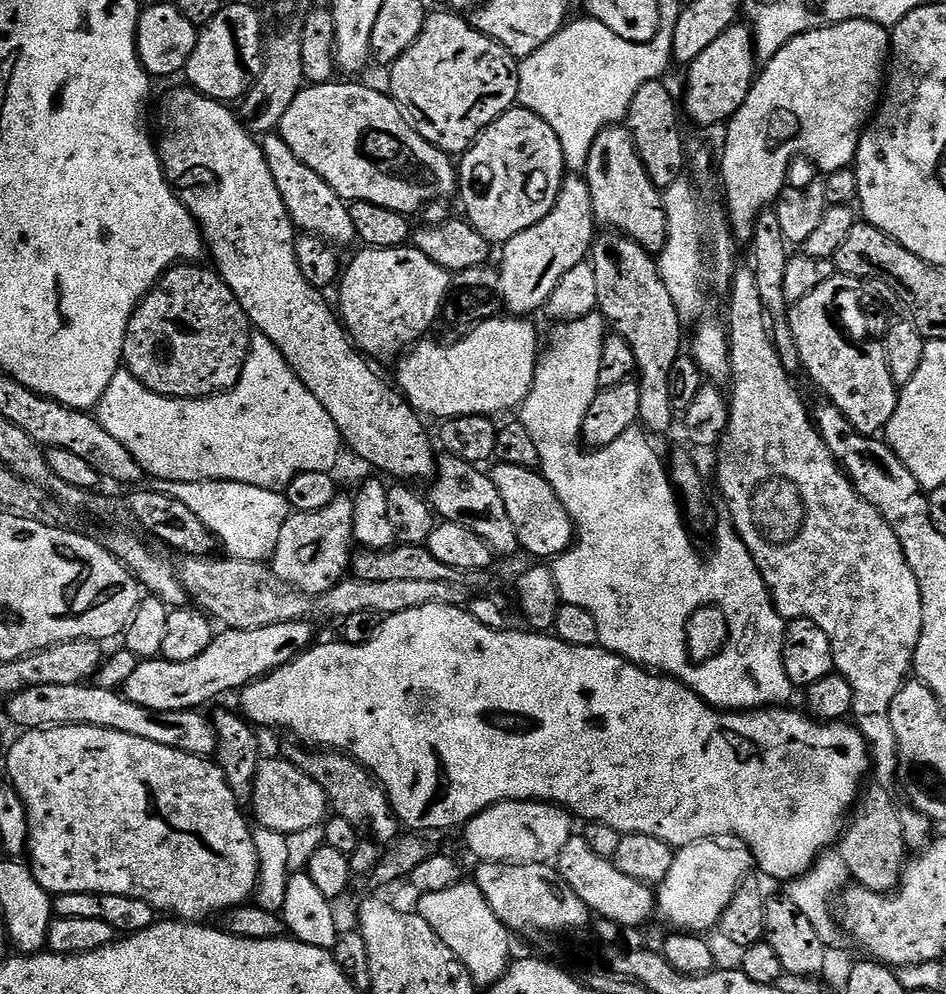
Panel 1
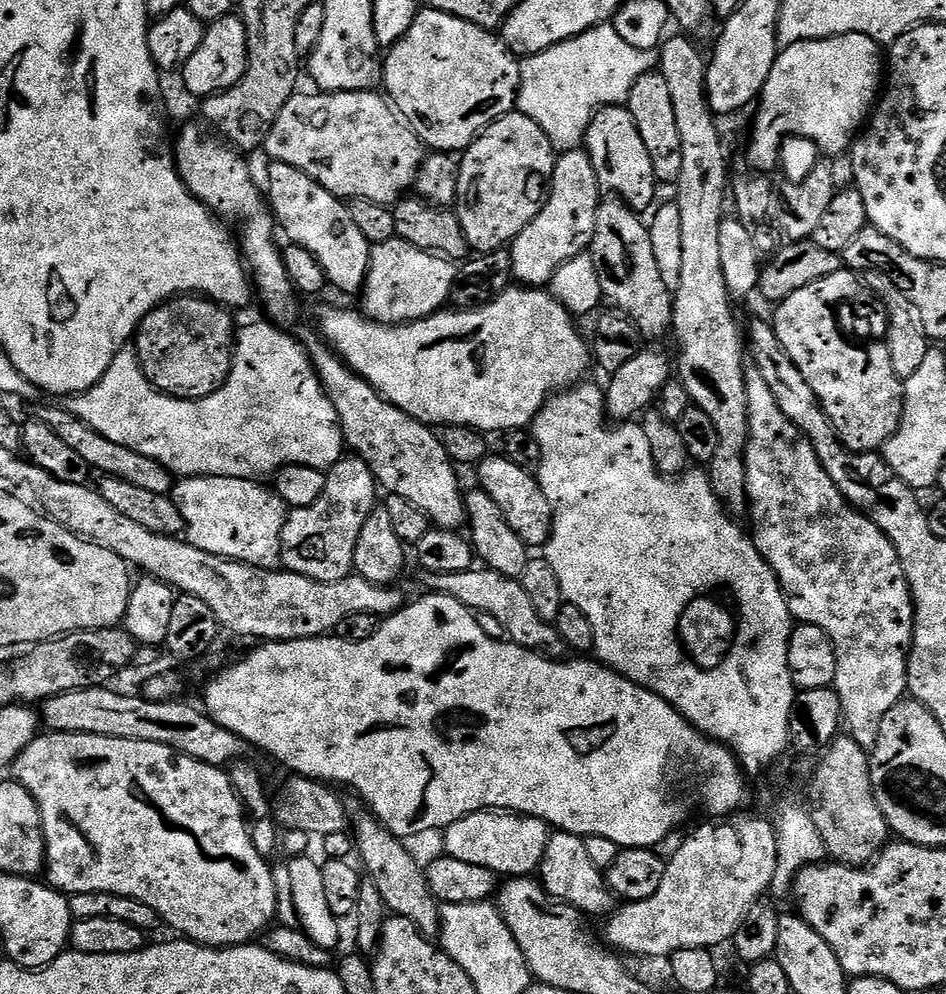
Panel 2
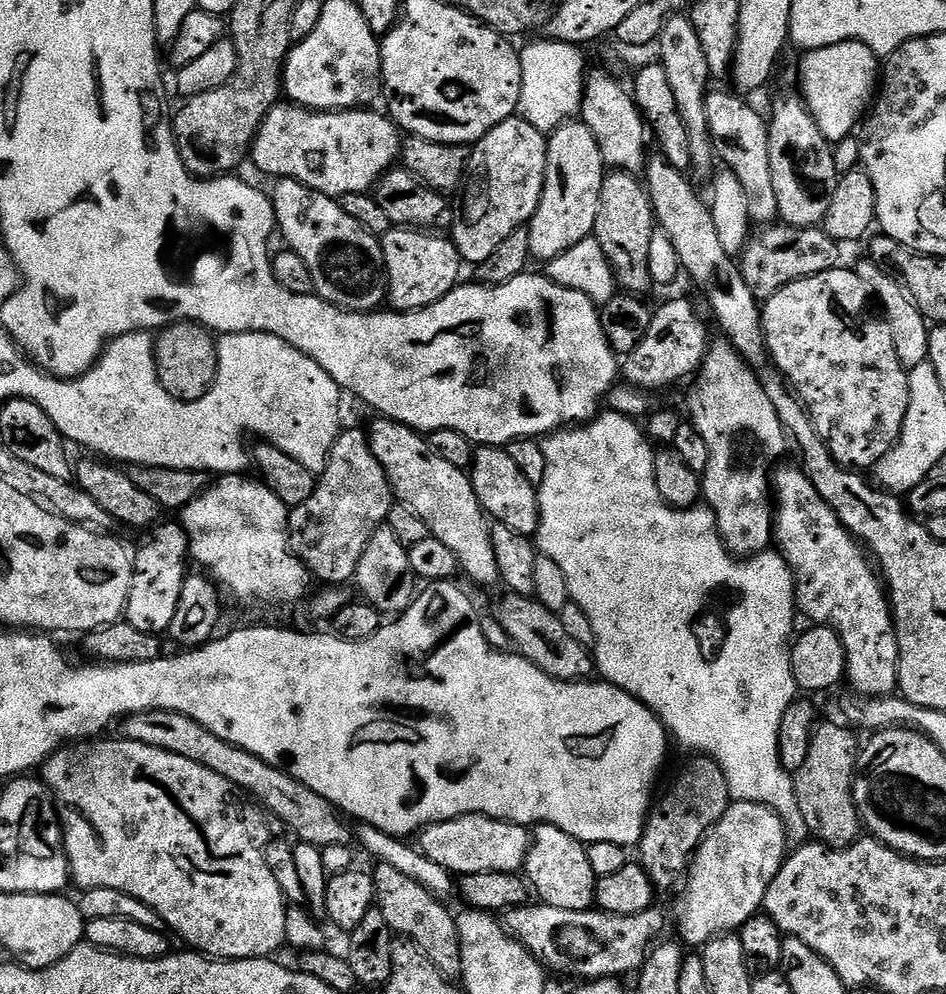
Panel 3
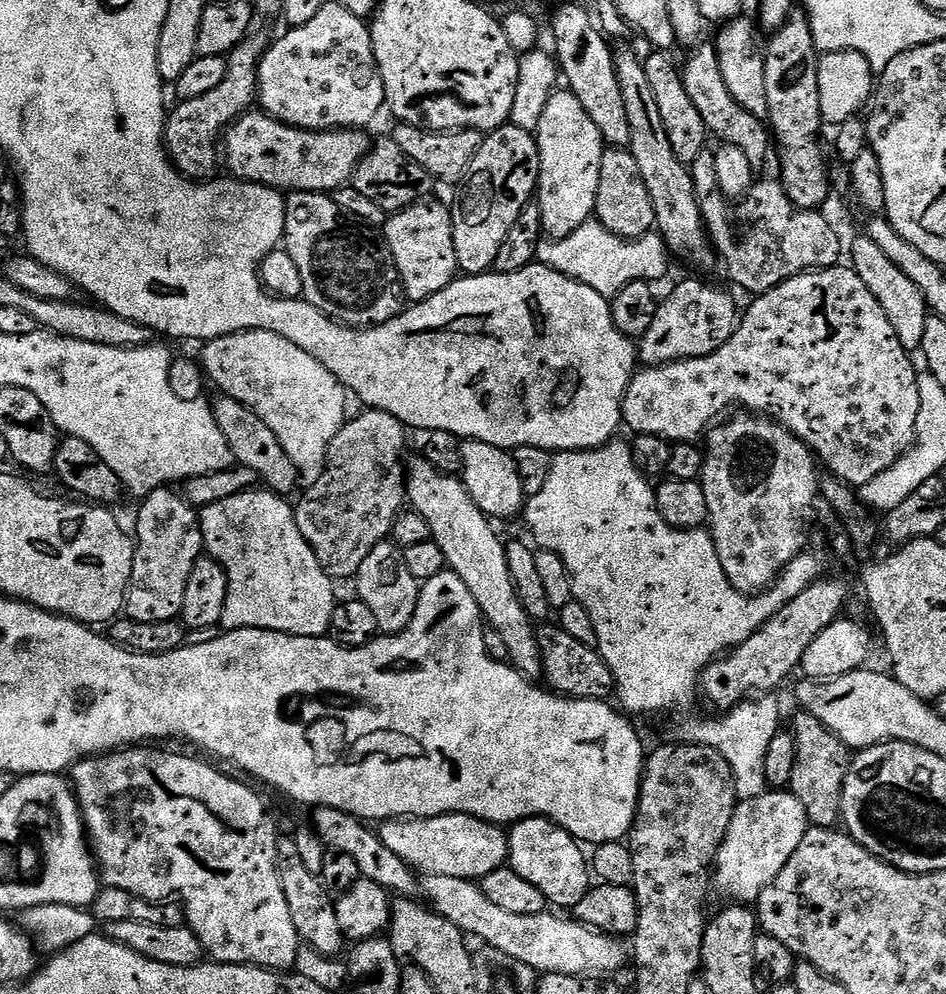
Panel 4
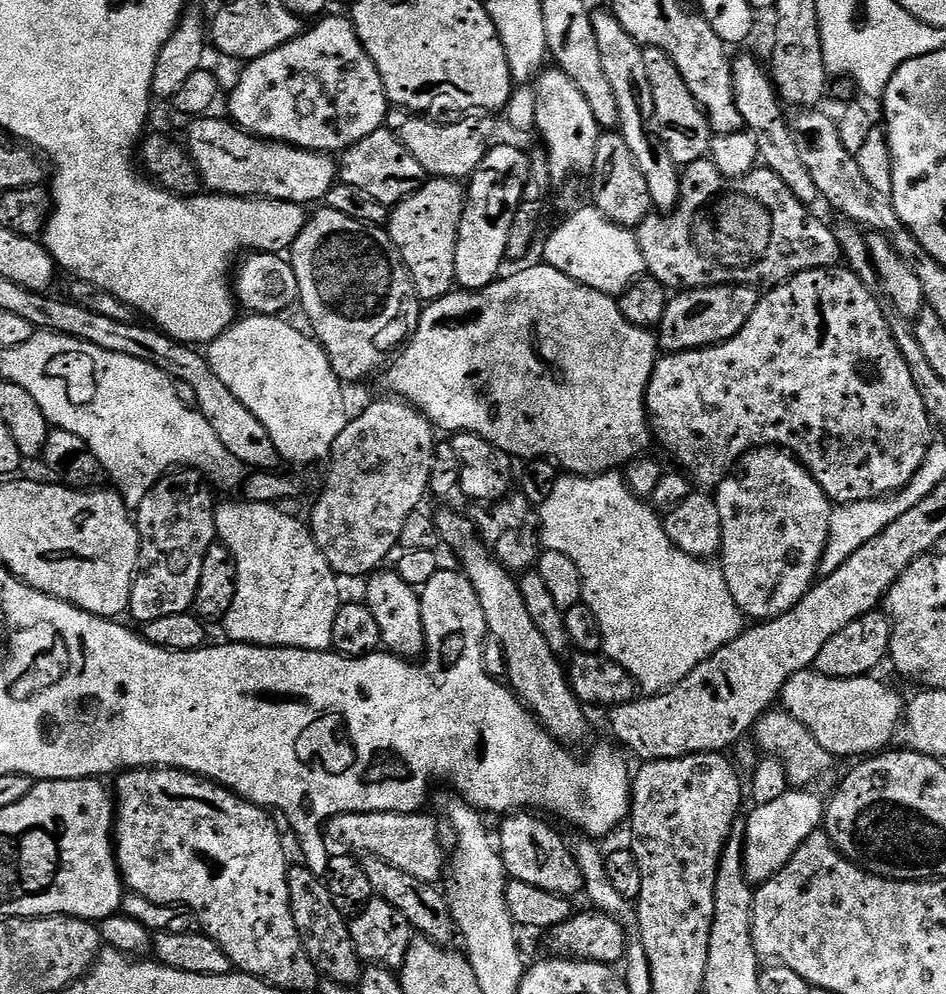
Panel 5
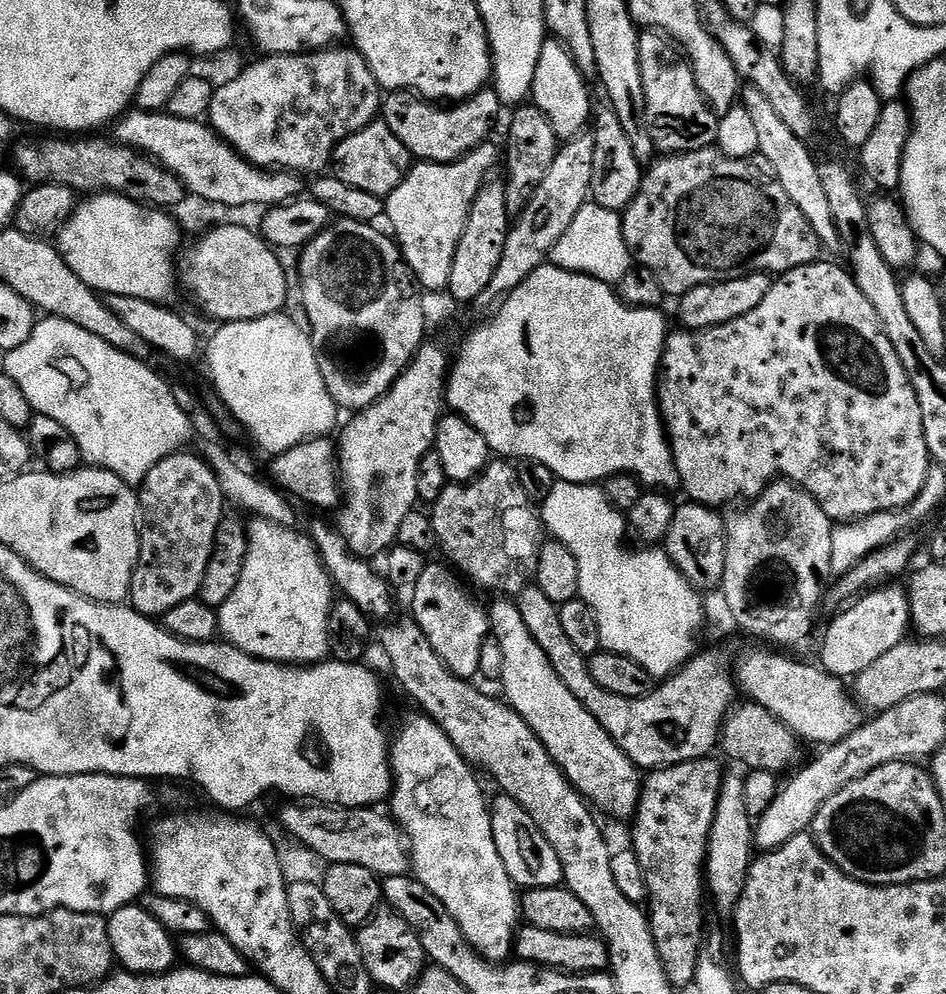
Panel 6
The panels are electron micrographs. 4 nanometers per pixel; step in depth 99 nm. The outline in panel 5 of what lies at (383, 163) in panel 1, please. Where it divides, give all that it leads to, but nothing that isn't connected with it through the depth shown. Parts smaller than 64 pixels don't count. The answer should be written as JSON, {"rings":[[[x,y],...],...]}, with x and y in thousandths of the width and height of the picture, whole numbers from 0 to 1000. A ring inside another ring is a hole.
{"rings":[[[220,115],[204,120],[199,129],[197,152],[211,176],[212,186],[221,194],[270,197],[276,201],[301,201],[308,205],[330,207],[341,202],[356,184],[357,165],[350,156],[276,141],[274,137],[257,133],[244,120],[236,120]]]}

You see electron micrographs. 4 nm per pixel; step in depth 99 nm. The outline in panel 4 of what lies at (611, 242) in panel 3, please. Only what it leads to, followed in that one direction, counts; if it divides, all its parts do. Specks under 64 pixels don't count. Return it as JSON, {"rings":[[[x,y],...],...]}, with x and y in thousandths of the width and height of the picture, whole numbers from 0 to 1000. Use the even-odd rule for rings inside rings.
{"rings":[[[647,147],[640,152],[632,179],[632,199],[628,217],[636,228],[659,241],[675,241],[678,237],[692,230],[693,216],[687,203],[687,195],[683,195],[679,175],[674,175],[674,167],[663,148]]]}

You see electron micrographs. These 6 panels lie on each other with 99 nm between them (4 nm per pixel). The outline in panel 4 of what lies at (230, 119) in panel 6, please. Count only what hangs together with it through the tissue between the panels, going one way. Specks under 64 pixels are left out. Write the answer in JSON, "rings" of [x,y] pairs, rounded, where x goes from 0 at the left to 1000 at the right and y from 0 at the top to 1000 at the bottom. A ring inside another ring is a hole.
{"rings":[[[345,2],[340,6],[340,10],[336,10],[336,15],[330,21],[323,22],[323,26],[319,26],[318,28],[304,28],[301,33],[301,36],[297,40],[289,39],[284,43],[279,55],[275,58],[271,95],[274,108],[277,110],[279,116],[288,117],[291,121],[297,121],[299,125],[304,125],[309,129],[321,129],[325,133],[388,130],[388,125],[401,115],[402,109],[404,113],[408,105],[406,99],[406,84],[402,77],[402,71],[397,65],[395,50],[393,49],[392,27],[382,17],[370,14],[370,10],[366,10],[366,6],[362,6],[357,2]]]}

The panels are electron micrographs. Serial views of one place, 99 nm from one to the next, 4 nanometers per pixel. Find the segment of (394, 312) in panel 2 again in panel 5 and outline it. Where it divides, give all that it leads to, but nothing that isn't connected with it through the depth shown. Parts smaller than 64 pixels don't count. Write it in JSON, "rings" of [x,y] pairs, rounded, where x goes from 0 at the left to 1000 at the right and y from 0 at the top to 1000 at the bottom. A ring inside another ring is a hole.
{"rings":[[[457,179],[438,196],[413,210],[408,232],[436,282],[439,297],[448,302],[468,303],[483,289],[480,247],[484,243],[492,196],[492,190],[483,182]]]}

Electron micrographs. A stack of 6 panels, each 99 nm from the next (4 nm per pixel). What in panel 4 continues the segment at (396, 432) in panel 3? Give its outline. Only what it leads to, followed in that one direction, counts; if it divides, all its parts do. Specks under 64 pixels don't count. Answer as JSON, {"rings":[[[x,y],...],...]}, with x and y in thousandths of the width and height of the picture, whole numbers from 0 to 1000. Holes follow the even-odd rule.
{"rings":[[[440,457],[434,463],[436,460],[429,467],[429,503],[434,514],[446,517],[450,529],[457,534],[457,544],[463,553],[467,553],[470,568],[484,577],[484,581],[493,586],[493,594],[501,598],[511,627],[519,635],[520,632],[524,635],[525,642],[537,655],[536,667],[553,680],[570,681],[575,671],[571,665],[564,625],[550,609],[543,594],[539,569],[535,565],[534,544],[529,544],[527,537],[520,532],[521,524],[501,509],[501,501],[497,501],[489,482],[463,474],[447,458]]]}

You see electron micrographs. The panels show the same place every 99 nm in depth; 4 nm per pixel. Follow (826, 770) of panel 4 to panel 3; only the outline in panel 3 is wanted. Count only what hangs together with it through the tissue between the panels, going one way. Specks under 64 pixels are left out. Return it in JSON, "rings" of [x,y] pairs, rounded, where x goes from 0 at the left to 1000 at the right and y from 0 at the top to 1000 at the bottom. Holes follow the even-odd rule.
{"rings":[[[864,727],[858,735],[852,768],[848,770],[848,775],[839,778],[844,815],[848,815],[855,838],[876,853],[896,853],[911,841],[909,820],[901,802],[901,786],[905,784],[911,748],[905,745],[906,737],[900,731],[889,728]]]}

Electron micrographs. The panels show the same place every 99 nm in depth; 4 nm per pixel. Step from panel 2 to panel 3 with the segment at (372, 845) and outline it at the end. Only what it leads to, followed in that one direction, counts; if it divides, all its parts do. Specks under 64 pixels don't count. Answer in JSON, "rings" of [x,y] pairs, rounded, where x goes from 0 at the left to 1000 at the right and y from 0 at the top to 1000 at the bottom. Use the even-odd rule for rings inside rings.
{"rings":[[[399,868],[393,877],[393,886],[397,892],[396,912],[404,915],[404,924],[412,928],[415,939],[420,943],[434,946],[448,957],[450,964],[459,968],[459,972],[470,984],[482,984],[487,981],[488,958],[484,944],[484,932],[480,918],[474,914],[470,906],[462,904],[450,895],[450,891],[442,891],[438,883],[429,883],[429,879],[416,875],[416,871]]]}

